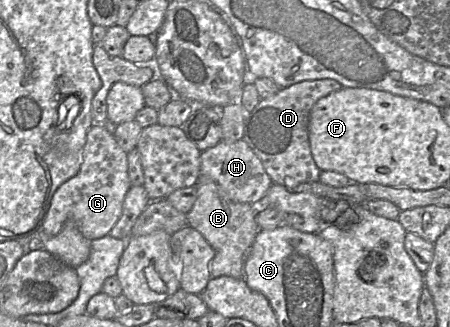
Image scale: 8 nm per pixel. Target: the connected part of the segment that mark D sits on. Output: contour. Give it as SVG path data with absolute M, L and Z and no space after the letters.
M329 78L302 81L261 99L248 114L243 139L261 160L273 184L289 187L319 181L321 170L312 157L309 143L310 113L319 99L341 88L338 81Z

